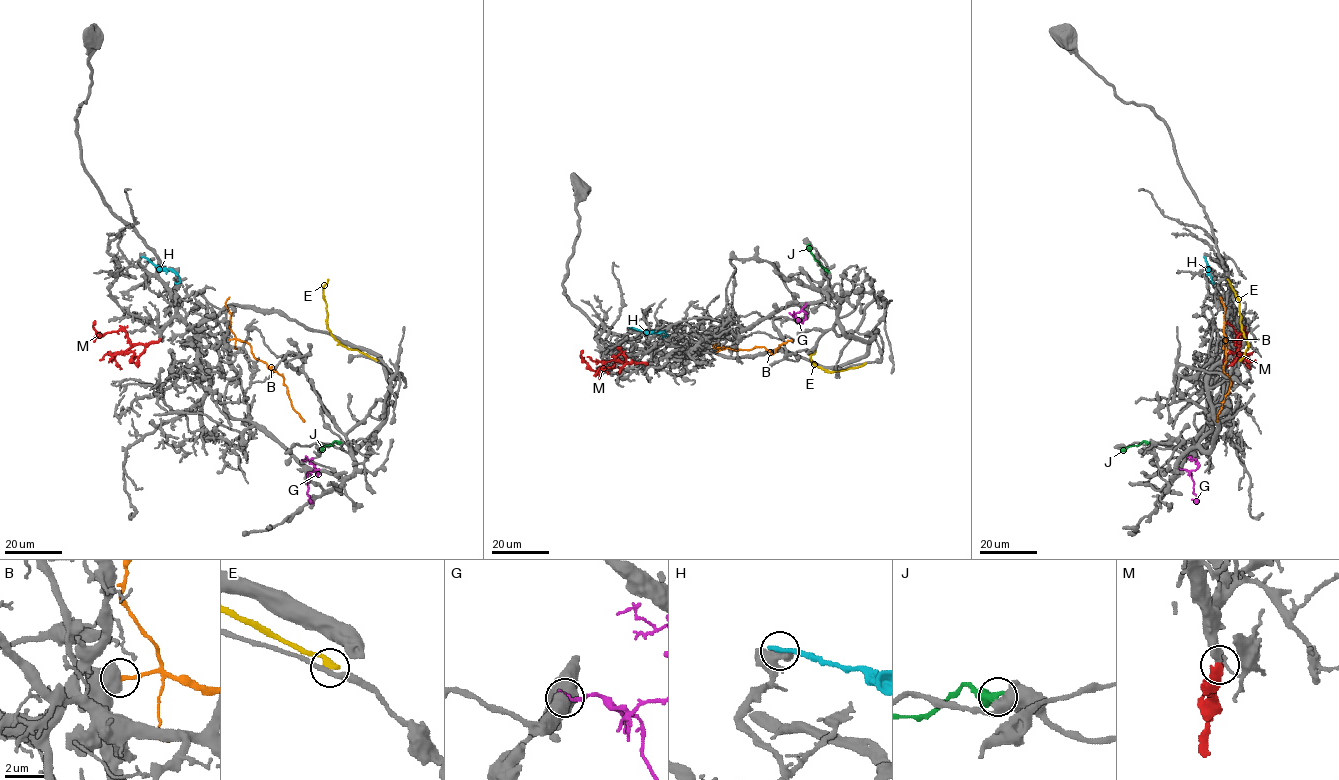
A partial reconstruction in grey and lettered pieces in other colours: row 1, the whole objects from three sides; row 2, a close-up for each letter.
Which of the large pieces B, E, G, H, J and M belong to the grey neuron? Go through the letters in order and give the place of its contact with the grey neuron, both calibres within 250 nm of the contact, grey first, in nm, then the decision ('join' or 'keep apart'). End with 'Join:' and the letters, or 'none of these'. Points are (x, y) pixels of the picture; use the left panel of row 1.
B: meets grey at (229, 339); 750 nm thick on the grey side, 190 nm on the other; keep apart
E: meets grey at (377, 361); 240 nm thick on the grey side, 360 nm on the other; keep apart
G: meets grey at (318, 469); 550 nm thick on the grey side, 240 nm on the other; keep apart
H: meets grey at (143, 256); 750 nm thick on the grey side, 320 nm on the other; keep apart
J: meets grey at (340, 442); 600 nm thick on the grey side, 500 nm on the other; keep apart
M: meets grey at (160, 339); 500 nm thick on the grey side, 500 nm on the other; join
Join: M

